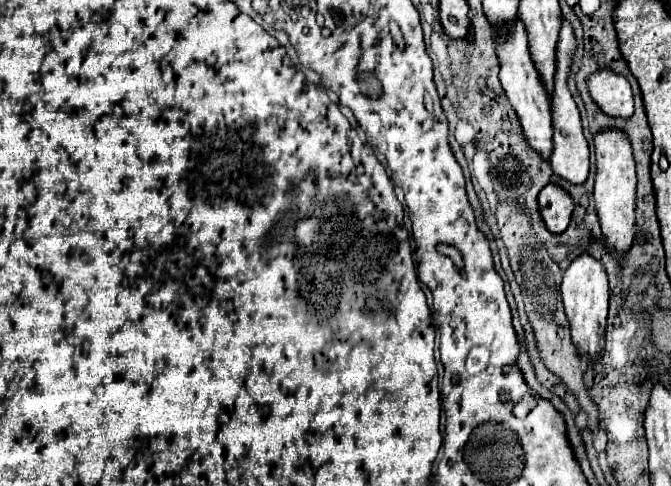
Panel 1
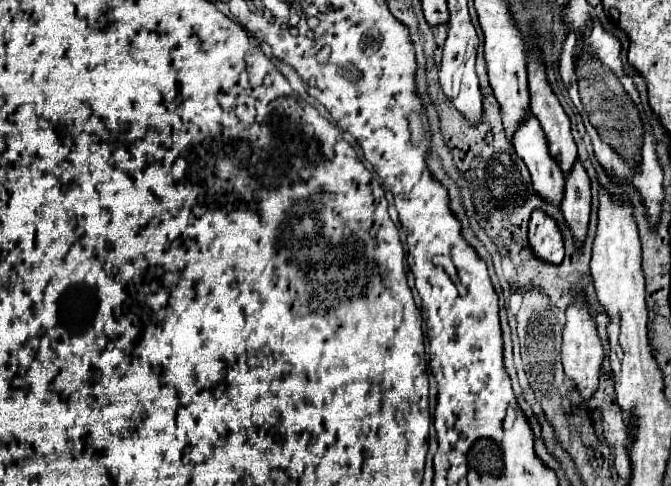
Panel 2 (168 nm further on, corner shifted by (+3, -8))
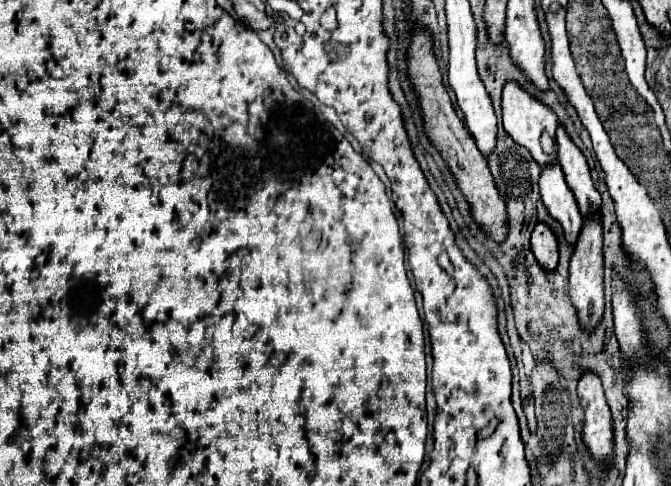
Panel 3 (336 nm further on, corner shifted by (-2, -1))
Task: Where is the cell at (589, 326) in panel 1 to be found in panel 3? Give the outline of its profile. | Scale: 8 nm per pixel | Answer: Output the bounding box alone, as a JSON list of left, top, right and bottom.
[578,371,612,461]

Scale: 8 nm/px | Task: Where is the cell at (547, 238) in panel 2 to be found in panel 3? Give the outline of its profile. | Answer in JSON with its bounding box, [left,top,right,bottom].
[532,223,560,271]

